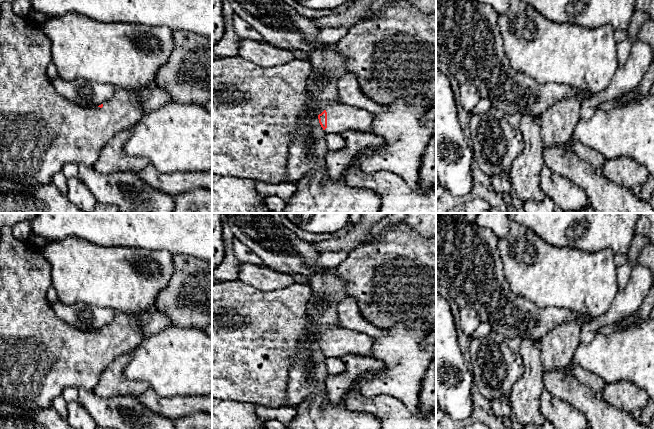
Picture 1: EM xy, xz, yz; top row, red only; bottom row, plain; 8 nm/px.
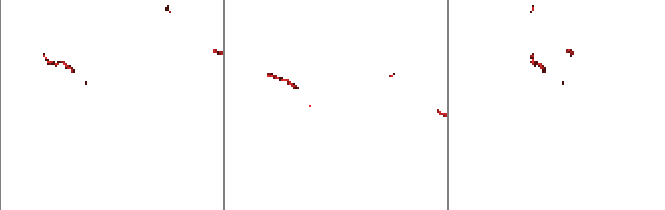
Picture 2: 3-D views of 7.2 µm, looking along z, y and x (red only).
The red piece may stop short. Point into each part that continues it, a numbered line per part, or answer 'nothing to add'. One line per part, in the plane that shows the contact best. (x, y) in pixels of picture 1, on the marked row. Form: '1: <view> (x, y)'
1: xz (341, 117)

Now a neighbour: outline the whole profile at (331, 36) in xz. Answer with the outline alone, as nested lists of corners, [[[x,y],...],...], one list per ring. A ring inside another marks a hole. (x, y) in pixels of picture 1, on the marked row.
[[[350,25],[324,28],[316,35],[315,42],[336,45],[348,32]]]

